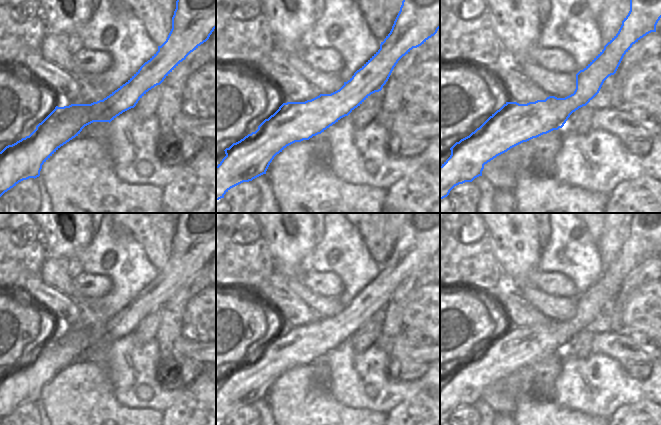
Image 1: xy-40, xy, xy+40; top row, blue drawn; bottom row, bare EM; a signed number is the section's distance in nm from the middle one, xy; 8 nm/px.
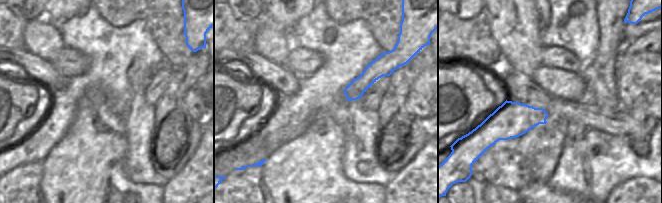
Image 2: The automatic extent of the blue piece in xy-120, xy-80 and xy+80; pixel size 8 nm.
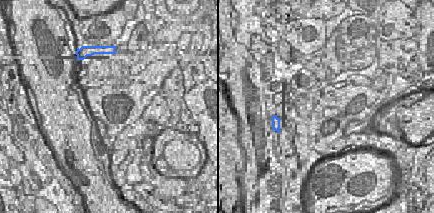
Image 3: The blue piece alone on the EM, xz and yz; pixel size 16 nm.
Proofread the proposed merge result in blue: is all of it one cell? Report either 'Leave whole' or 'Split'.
Leave whole.

